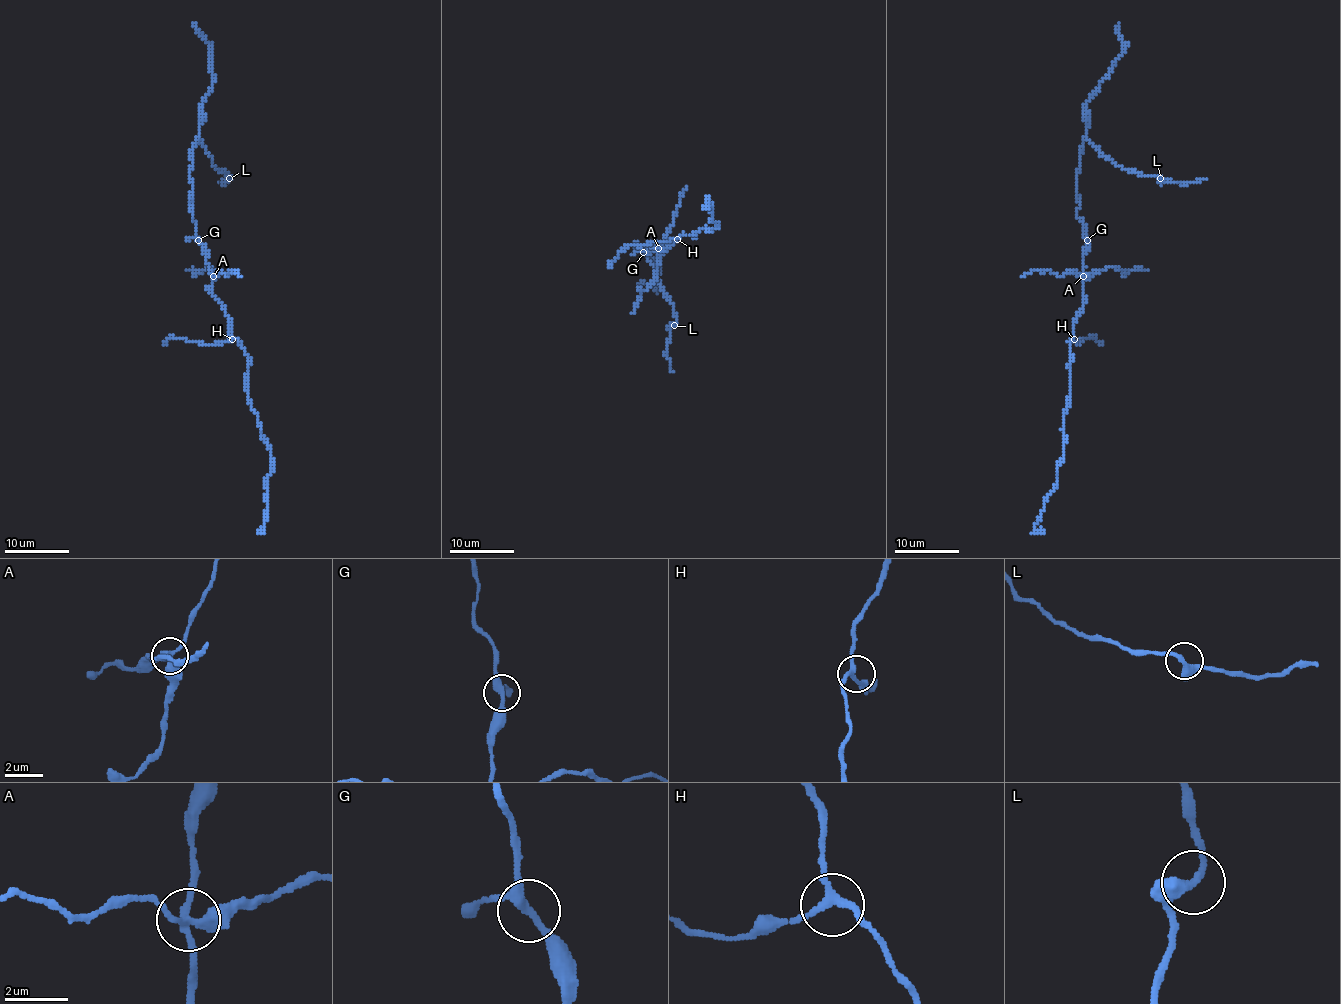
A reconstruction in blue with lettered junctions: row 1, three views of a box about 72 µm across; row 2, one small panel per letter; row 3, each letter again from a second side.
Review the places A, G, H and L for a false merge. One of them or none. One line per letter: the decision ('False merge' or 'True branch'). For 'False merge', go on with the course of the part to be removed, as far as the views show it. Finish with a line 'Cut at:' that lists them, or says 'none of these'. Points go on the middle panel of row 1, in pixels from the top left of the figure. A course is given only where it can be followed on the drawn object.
A: False merge. Course of the part to remove: (658, 247), (656, 278), (642, 293), (632, 314)
G: True branch
H: True branch
L: True branch
Cut at: A

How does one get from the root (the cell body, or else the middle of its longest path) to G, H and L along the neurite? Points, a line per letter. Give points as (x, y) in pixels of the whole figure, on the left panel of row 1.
G: (211, 279), (206, 248), (198, 240)
H: (211, 279), (210, 292), (231, 321), (232, 339)
L: (211, 279), (206, 248), (197, 237), (190, 207), (190, 149), (198, 139), (211, 162), (229, 178)

